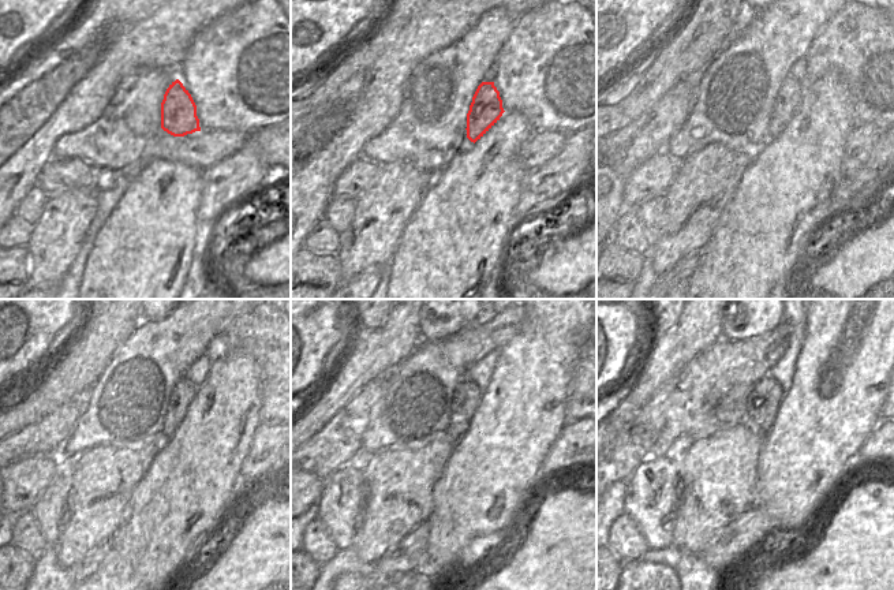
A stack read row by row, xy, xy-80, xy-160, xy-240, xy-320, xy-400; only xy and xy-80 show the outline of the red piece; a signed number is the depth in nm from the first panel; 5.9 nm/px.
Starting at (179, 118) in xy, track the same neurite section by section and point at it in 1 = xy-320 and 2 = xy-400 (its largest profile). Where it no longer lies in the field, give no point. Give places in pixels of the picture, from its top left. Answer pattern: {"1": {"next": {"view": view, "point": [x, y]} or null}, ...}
{"1": {"next": {"view": "xy-320", "point": [466, 399]}}, "2": {"next": {"view": "xy-400", "point": [762, 403]}}}

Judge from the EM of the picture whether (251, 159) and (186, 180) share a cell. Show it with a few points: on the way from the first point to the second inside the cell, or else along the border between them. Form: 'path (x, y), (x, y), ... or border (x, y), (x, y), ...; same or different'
border (202, 170), (202, 197), (197, 206); different

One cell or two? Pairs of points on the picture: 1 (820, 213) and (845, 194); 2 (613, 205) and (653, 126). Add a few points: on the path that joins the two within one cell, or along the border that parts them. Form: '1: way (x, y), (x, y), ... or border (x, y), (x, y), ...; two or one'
1: border (841, 176), (830, 198), (830, 209), (835, 216); two
2: way (613, 186), (613, 165), (633, 145); one

